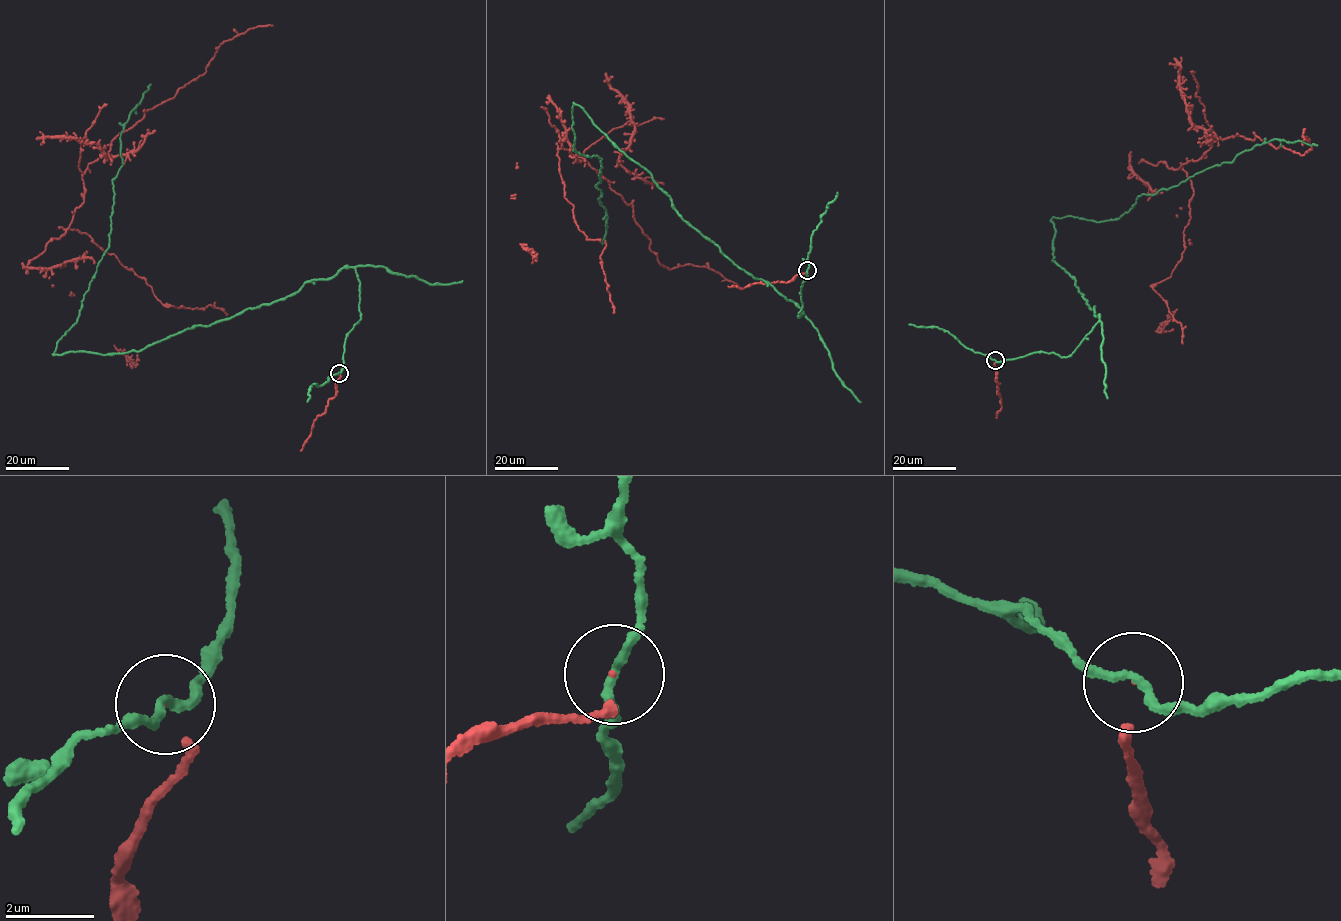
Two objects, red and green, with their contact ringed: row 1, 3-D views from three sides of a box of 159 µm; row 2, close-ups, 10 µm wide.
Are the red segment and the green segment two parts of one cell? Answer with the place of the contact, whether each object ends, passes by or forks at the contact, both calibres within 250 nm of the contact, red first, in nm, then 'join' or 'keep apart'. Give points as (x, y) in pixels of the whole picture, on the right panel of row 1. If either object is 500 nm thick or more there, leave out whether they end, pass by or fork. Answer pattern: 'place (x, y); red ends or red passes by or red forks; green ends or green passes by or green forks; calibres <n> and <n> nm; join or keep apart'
place (995, 360); red ends; green passes by; calibres 40 and 180 nm; join

